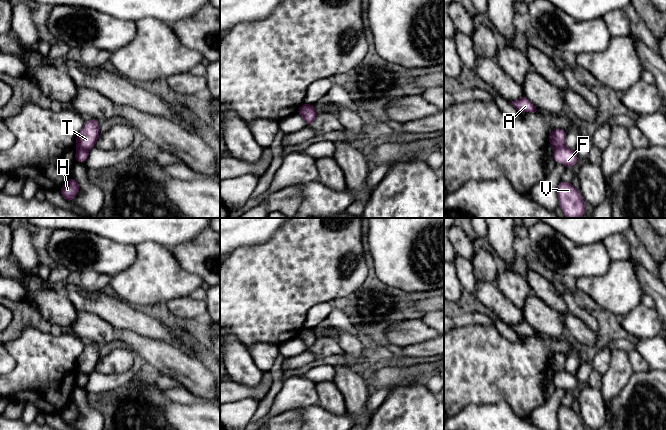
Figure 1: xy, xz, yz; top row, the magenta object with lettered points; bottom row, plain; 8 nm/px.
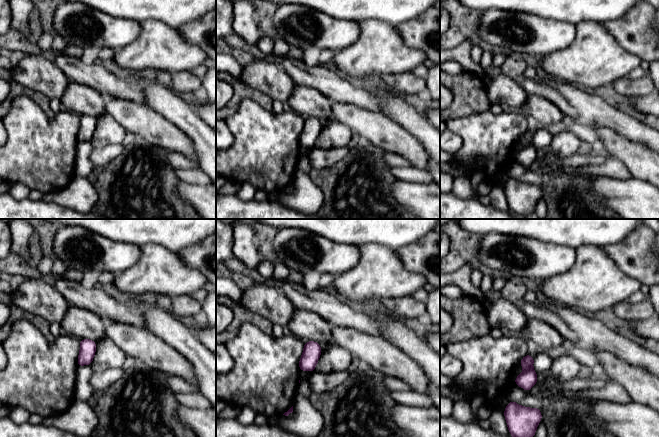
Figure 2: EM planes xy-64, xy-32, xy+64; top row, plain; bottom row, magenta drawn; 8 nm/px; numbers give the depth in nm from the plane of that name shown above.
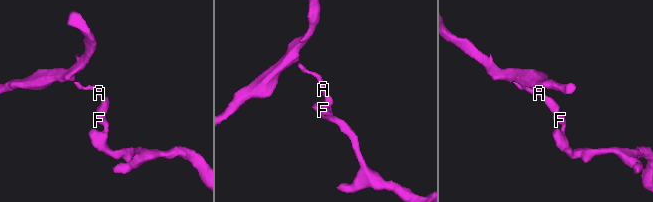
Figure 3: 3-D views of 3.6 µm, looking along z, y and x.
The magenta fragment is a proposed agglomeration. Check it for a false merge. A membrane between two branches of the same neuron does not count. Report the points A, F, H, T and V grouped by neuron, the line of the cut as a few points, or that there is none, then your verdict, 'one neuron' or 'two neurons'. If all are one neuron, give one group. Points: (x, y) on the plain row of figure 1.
A T / F H V; cut in xy along (77, 370), (88, 374); two neurons

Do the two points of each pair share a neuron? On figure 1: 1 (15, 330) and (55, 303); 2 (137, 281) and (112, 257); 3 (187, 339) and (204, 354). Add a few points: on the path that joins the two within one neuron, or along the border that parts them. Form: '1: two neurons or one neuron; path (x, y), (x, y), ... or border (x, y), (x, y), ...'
1: two neurons; border (23, 298), (51, 324)
2: two neurons; border (136, 248), (136, 259), (128, 267), (111, 276)
3: one neuron; path (191, 343), (200, 352)

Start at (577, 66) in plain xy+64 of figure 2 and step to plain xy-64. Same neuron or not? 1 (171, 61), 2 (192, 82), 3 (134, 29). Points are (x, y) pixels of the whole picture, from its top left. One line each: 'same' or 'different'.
1: same
2: different
3: different

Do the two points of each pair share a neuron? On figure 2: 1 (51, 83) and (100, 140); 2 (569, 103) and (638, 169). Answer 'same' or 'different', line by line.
1: same
2: same

